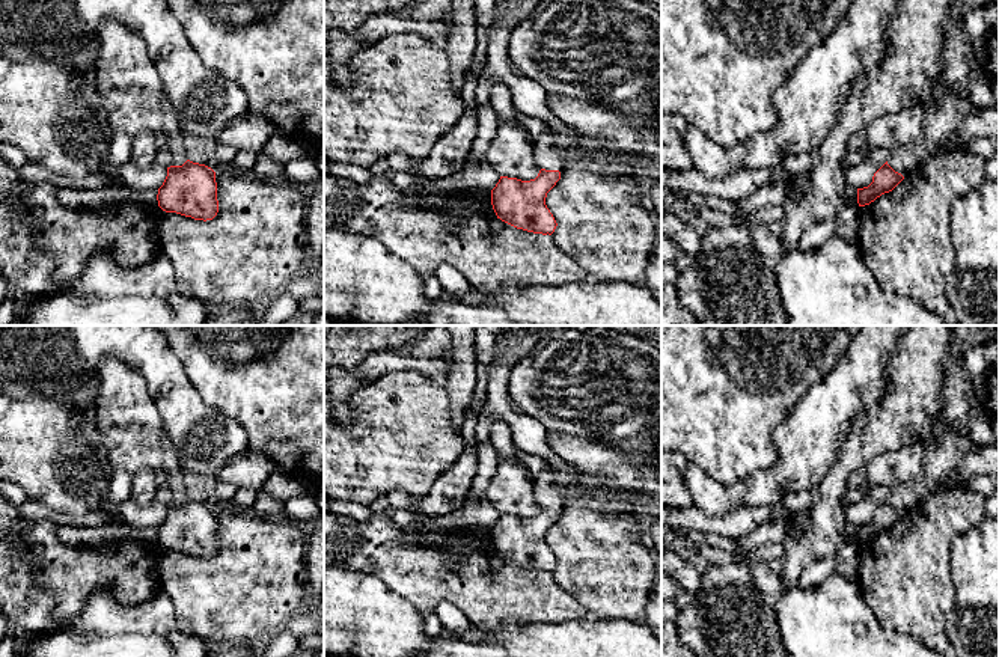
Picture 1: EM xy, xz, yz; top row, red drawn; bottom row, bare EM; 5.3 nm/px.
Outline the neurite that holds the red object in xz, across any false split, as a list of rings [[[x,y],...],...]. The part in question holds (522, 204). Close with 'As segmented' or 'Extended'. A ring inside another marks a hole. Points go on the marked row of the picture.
[[[550,128],[533,137],[533,161],[539,173],[530,181],[500,176],[491,190],[491,205],[497,218],[533,234],[554,232],[558,223],[545,205],[545,197],[564,170],[564,161],[556,155],[561,148],[562,139]]]. Extended

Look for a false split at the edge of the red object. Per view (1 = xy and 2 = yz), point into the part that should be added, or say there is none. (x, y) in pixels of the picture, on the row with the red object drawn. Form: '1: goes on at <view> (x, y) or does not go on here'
1: does not go on here
2: does not go on here

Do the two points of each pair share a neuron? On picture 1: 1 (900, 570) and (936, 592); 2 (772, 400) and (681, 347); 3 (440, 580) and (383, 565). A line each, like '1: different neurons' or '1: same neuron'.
1: same neuron
2: same neuron
3: same neuron

